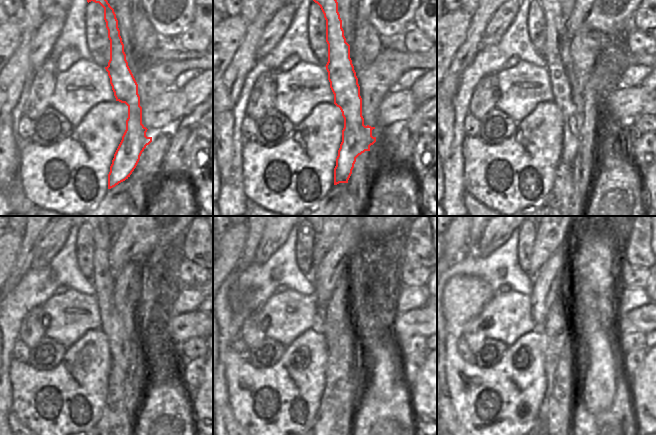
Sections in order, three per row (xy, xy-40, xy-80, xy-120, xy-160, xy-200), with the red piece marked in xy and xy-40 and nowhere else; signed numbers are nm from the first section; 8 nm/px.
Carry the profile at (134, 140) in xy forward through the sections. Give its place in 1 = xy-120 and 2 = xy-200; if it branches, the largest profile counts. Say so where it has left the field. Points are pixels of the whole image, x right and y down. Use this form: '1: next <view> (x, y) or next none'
1: next xy-120 (122, 342)
2: next xy-200 (569, 338)

